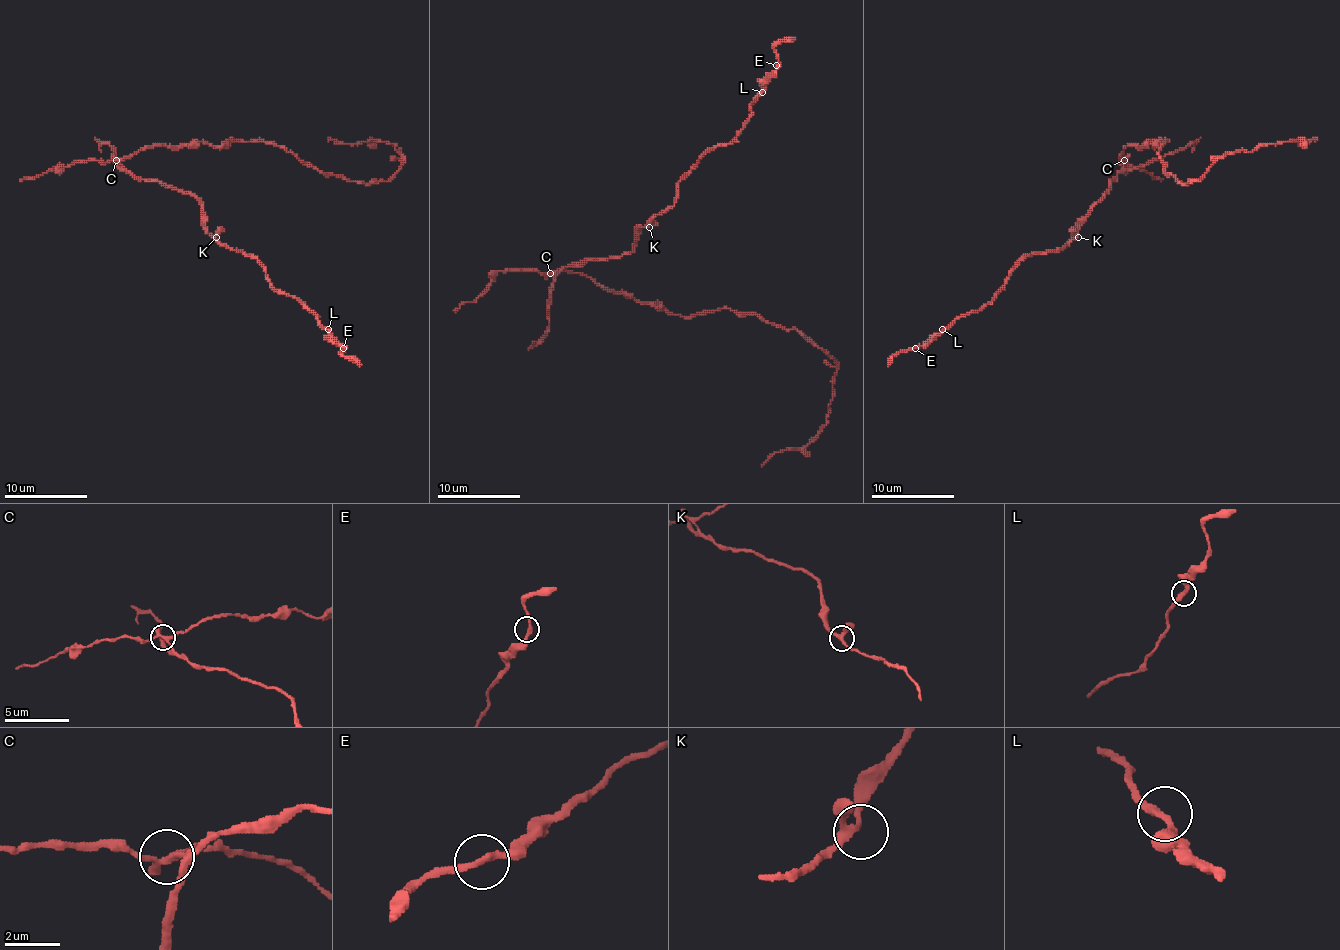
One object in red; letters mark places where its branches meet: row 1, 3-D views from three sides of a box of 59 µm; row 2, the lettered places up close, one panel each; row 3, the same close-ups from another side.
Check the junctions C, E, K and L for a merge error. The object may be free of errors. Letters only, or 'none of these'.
C

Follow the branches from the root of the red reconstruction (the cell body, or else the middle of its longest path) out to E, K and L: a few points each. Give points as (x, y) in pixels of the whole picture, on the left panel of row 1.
E: (139, 150), (120, 162), (193, 194), (205, 229), (251, 254), (343, 348)
K: (139, 150), (120, 162), (136, 177), (161, 181), (193, 194), (201, 204), (205, 229), (216, 237)
L: (139, 150), (120, 162), (136, 177), (193, 194), (209, 233), (251, 254), (276, 290), (328, 329)

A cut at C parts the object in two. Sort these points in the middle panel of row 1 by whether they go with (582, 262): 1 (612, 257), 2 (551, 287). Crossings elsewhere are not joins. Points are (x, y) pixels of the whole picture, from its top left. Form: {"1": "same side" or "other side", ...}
{"1": "same side", "2": "same side"}

